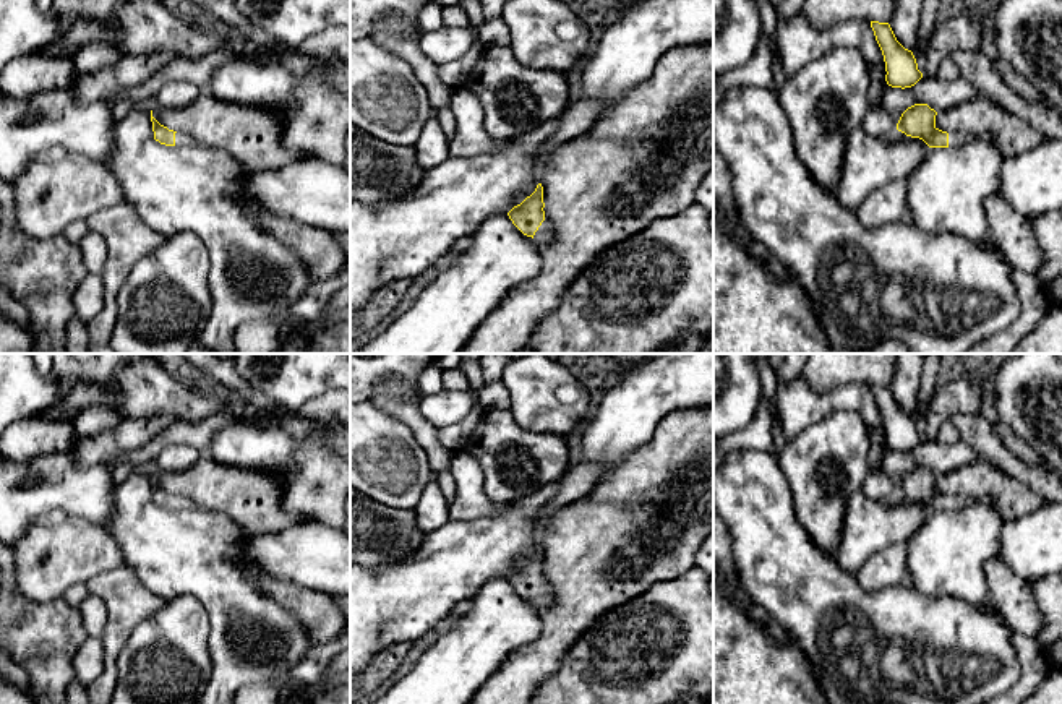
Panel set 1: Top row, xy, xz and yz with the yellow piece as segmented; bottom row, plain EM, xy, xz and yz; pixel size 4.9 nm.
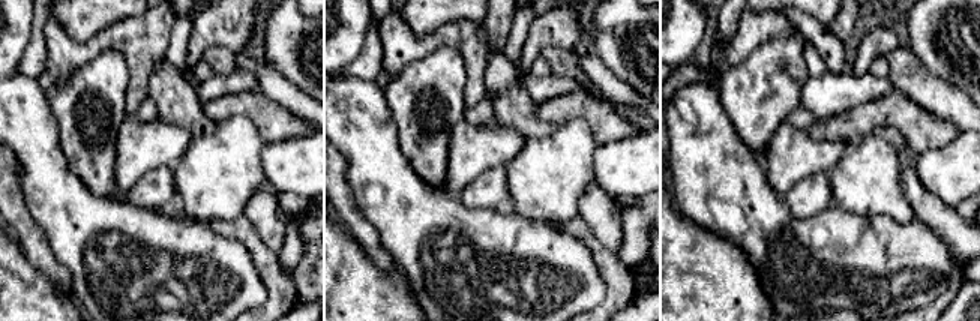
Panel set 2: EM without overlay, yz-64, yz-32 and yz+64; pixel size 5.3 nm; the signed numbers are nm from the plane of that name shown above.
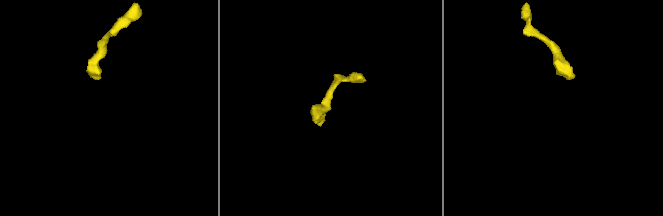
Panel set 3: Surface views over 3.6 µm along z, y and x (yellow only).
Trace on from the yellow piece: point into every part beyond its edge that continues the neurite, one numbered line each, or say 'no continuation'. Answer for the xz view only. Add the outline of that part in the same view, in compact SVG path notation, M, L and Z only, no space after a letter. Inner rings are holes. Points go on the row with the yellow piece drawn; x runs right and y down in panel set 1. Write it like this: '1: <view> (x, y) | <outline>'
1: xz (543, 234) | M543 221L538 230L535 232L533 240L538 243L548 243L550 240L553 240L551 224Z

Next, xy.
1: xy (182, 140) | M177 131L175 133L175 146L186 148L196 144L195 140L185 133Z

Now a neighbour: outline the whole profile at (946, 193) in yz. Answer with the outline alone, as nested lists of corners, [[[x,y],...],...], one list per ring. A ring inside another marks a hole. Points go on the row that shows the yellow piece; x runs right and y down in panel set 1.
[[[989,133],[968,136],[963,146],[929,148],[906,178],[906,206],[914,225],[983,240],[989,234],[984,200],[999,195],[1002,162]]]

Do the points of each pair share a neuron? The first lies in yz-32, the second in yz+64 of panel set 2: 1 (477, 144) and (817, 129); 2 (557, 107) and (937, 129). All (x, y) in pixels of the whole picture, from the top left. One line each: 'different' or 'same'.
1: different
2: same

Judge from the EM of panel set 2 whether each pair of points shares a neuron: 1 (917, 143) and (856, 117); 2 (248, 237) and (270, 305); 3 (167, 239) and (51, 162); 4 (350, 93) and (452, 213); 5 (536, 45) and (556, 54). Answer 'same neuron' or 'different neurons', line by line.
1: same neuron
2: same neuron
3: same neuron
4: same neuron
5: different neurons

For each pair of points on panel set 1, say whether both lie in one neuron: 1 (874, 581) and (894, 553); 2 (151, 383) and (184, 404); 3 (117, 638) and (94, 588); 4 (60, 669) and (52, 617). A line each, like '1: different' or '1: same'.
1: same
2: same
3: same
4: same

